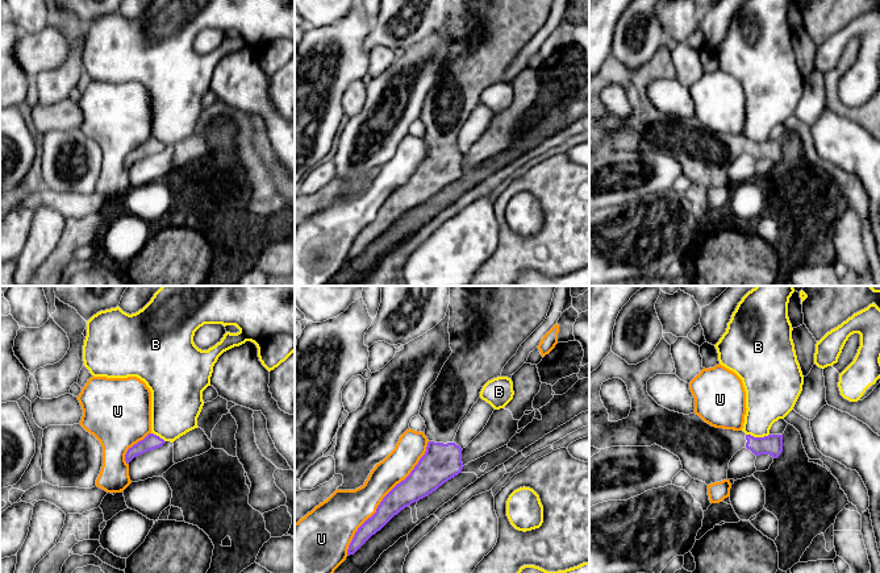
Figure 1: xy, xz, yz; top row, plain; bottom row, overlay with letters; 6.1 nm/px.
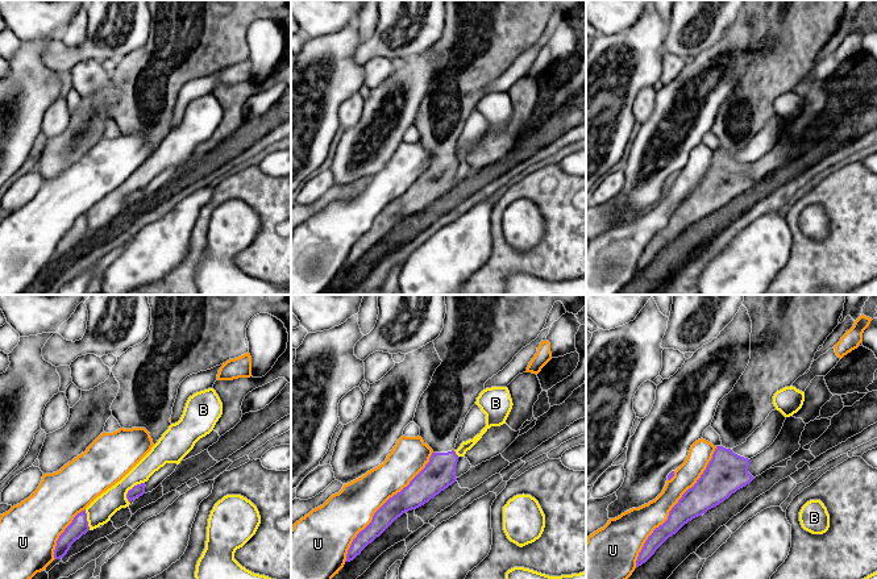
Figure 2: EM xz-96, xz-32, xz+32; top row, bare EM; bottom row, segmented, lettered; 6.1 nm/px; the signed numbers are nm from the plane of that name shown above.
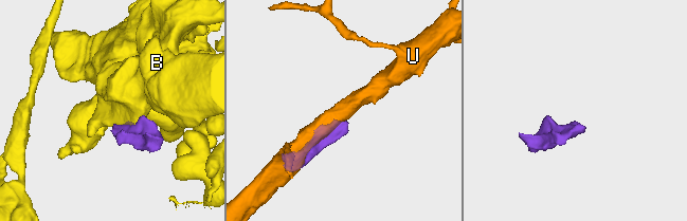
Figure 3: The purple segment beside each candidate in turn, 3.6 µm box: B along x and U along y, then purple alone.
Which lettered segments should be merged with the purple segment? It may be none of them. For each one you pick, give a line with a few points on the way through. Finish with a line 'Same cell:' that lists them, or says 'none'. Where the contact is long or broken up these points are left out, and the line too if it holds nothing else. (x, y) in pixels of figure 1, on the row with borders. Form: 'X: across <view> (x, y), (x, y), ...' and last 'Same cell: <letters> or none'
Same cell: none

